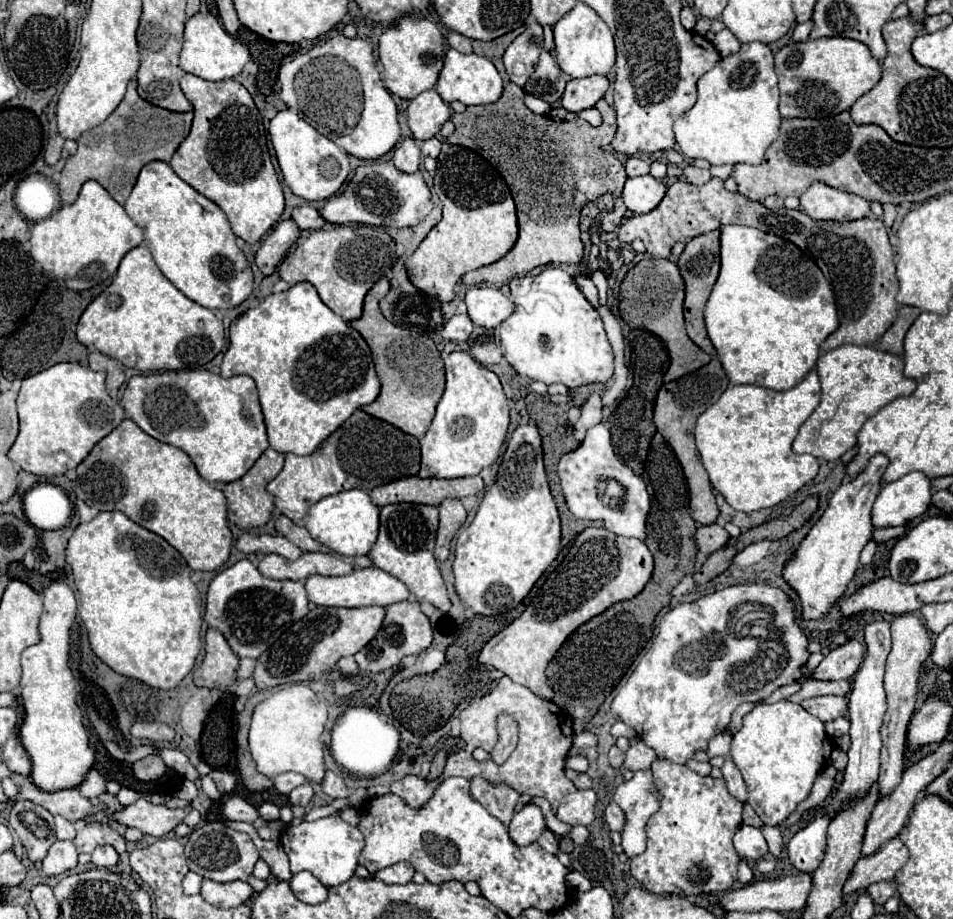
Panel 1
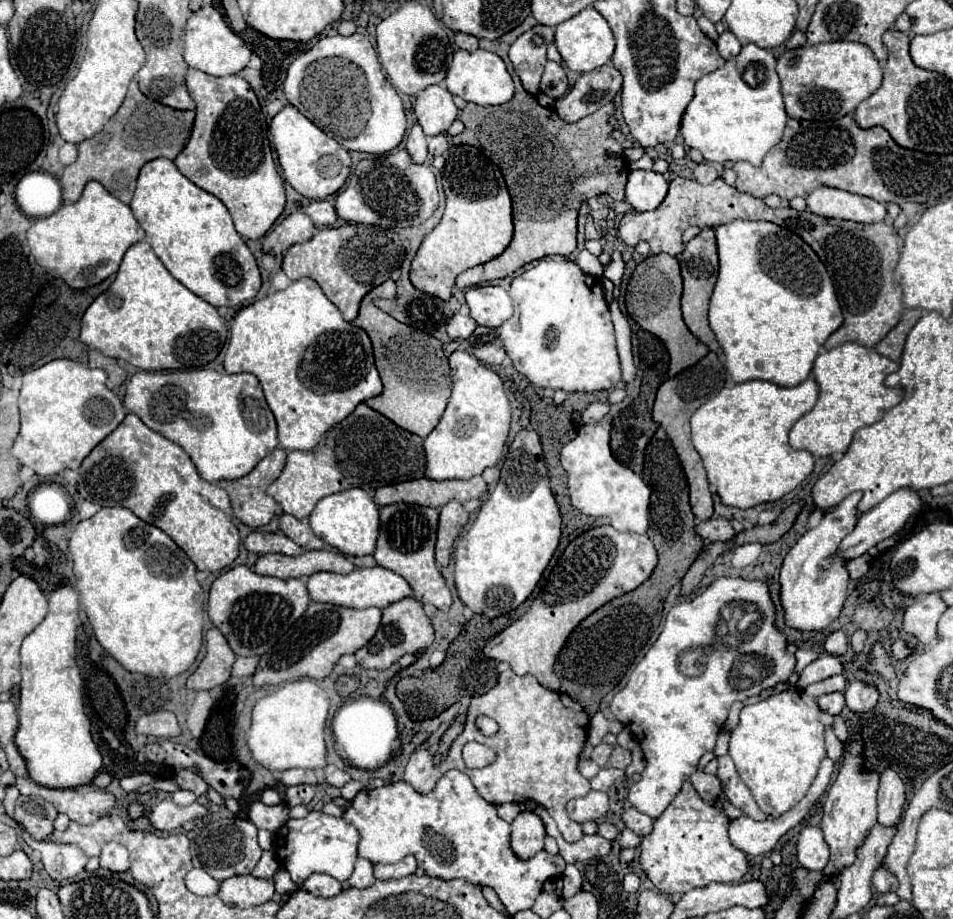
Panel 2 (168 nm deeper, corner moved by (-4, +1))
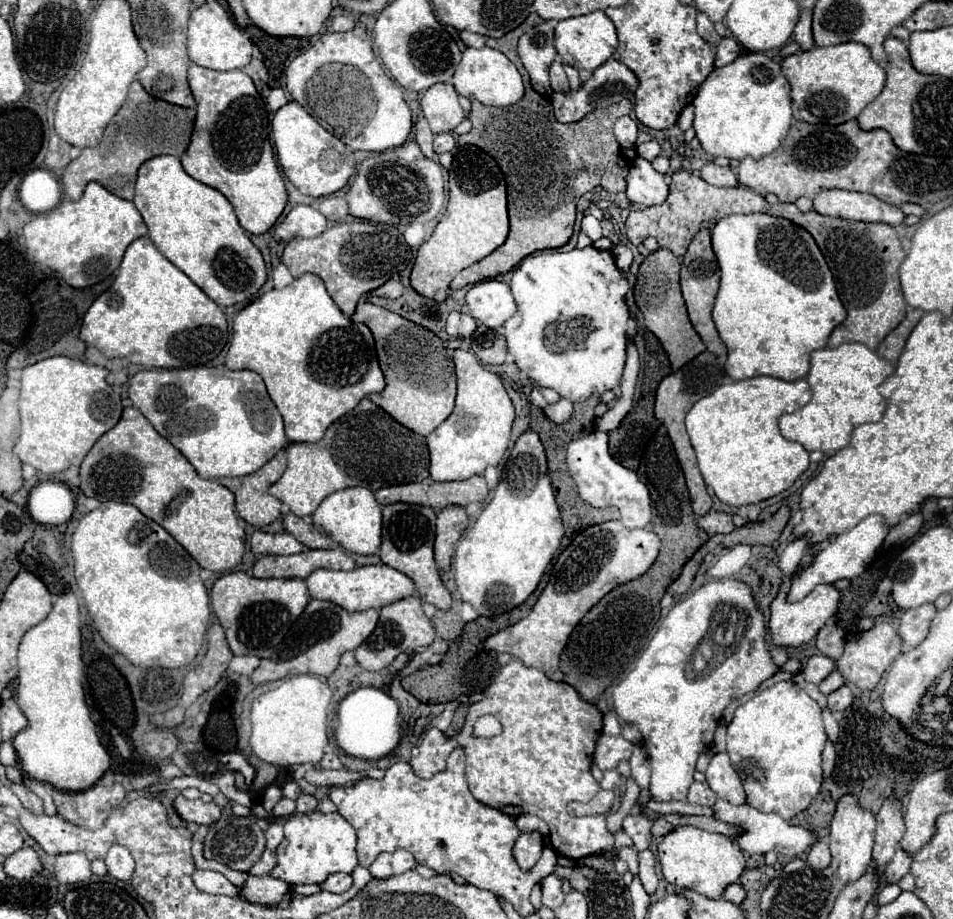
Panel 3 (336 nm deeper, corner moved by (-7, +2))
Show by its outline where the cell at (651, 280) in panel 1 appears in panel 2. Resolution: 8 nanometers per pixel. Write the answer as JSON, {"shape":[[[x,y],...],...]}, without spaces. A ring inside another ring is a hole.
{"shape":[[[653,254],[647,256],[643,262],[637,264],[633,276],[629,278],[627,284],[627,294],[625,294],[625,306],[631,318],[647,332],[655,334],[667,348],[669,352],[669,376],[675,376],[677,372],[697,364],[709,348],[701,344],[685,326],[683,316],[681,316],[681,272],[679,272],[679,260],[671,254]]]}

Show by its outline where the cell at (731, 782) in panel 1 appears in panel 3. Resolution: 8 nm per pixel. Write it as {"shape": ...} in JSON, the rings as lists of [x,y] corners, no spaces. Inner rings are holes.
{"shape":[[[718,753],[712,757],[708,769],[706,769],[706,781],[716,791],[716,795],[728,803],[744,805],[746,803],[746,791],[744,785],[734,771],[730,757],[726,753]]]}

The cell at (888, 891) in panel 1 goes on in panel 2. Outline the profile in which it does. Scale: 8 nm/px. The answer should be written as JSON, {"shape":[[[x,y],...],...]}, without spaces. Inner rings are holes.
{"shape":[[[879,866],[873,874],[873,886],[877,892],[895,892],[897,890],[897,878],[893,872],[889,872],[885,866]]]}

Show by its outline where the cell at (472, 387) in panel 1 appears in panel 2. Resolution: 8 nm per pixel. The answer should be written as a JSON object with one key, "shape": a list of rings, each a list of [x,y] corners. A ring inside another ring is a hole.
{"shape":[[[455,350],[449,364],[453,370],[453,394],[441,422],[425,438],[425,477],[429,480],[469,480],[479,476],[502,459],[509,436],[511,406],[501,378],[467,352]]]}

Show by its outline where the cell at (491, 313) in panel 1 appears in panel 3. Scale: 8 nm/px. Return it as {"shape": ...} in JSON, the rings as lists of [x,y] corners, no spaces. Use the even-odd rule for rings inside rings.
{"shape":[[[482,281],[472,285],[466,293],[466,305],[470,315],[490,329],[500,327],[516,313],[512,291],[500,281]]]}

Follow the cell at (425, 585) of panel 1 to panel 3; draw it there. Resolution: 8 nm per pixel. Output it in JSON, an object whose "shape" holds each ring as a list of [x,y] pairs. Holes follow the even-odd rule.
{"shape":[[[394,503],[386,505],[384,509],[384,527],[382,527],[382,547],[380,547],[380,559],[384,565],[408,575],[418,593],[420,599],[426,603],[436,605],[438,609],[450,609],[452,597],[450,591],[444,587],[436,561],[434,561],[434,529],[436,529],[436,513],[430,507],[414,507],[406,503]]]}

